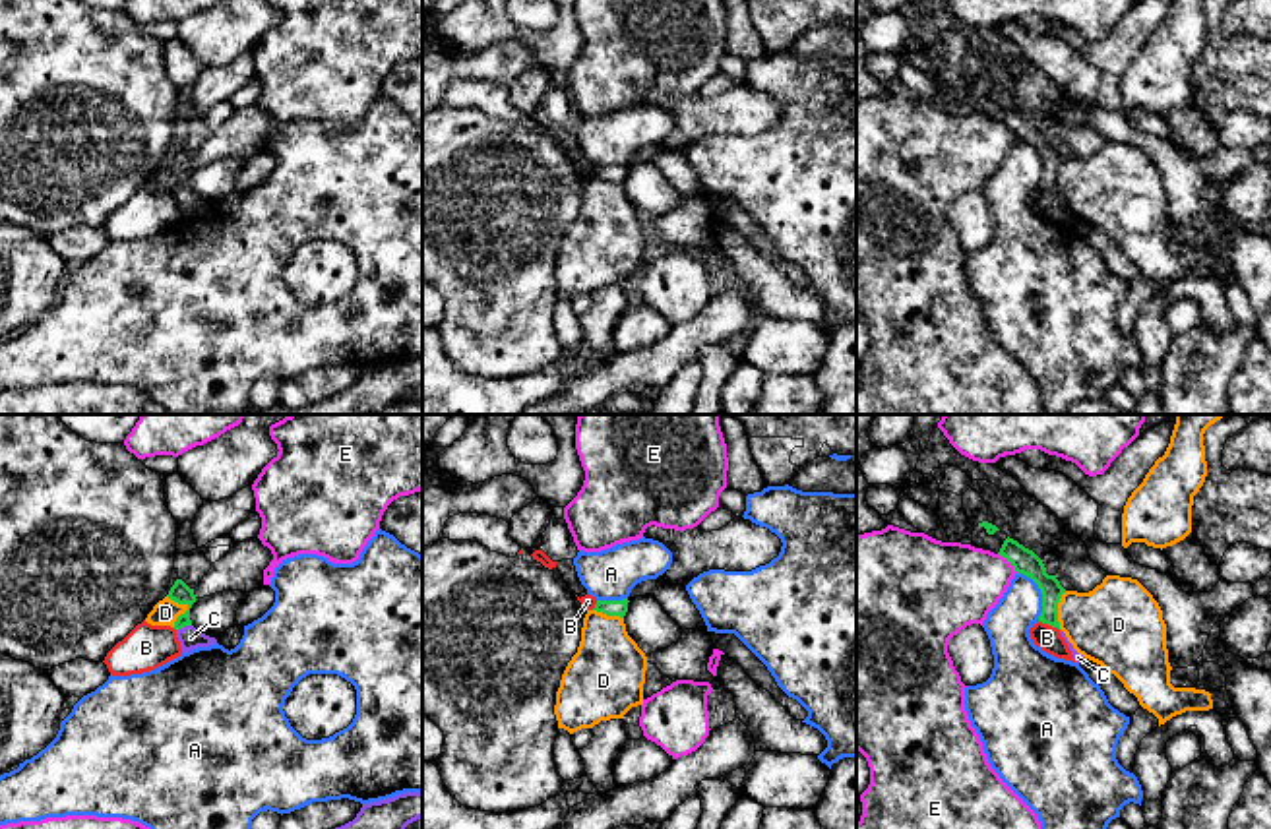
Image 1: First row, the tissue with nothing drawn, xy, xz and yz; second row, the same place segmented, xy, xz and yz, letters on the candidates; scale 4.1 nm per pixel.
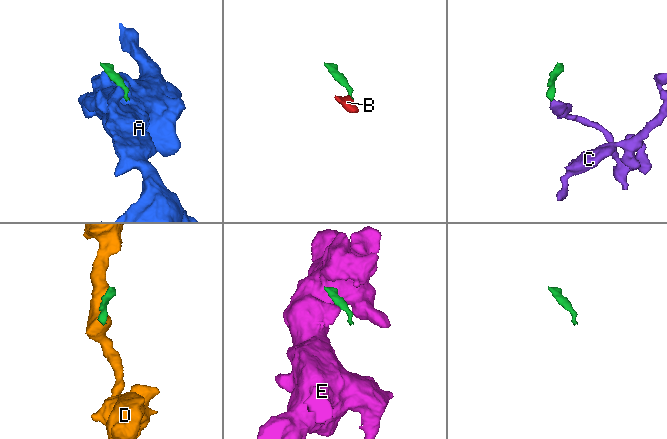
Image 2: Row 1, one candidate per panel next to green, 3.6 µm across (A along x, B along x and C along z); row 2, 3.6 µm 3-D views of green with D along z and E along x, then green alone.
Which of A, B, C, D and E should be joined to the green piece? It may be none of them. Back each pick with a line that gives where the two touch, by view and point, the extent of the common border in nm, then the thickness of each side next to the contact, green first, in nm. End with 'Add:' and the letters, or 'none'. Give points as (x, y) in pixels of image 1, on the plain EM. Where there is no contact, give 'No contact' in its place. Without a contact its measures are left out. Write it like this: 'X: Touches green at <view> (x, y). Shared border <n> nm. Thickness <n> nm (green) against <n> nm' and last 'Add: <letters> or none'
C: Touches green at xy (183, 192). Shared border 70 nm. Thickness 90 nm (green) against 90 nm
Add: C

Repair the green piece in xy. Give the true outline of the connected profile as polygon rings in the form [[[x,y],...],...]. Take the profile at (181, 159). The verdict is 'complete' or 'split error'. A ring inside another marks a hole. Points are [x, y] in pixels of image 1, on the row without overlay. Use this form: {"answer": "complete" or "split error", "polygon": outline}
{"answer": "split error", "polygon": [[[176,145],[167,163],[178,170],[188,172],[188,176],[180,180],[174,188],[174,196],[176,196],[176,203],[180,207],[182,219],[217,209],[215,203],[209,203],[192,192],[190,174],[196,169],[194,155],[190,155],[182,145]]]}

